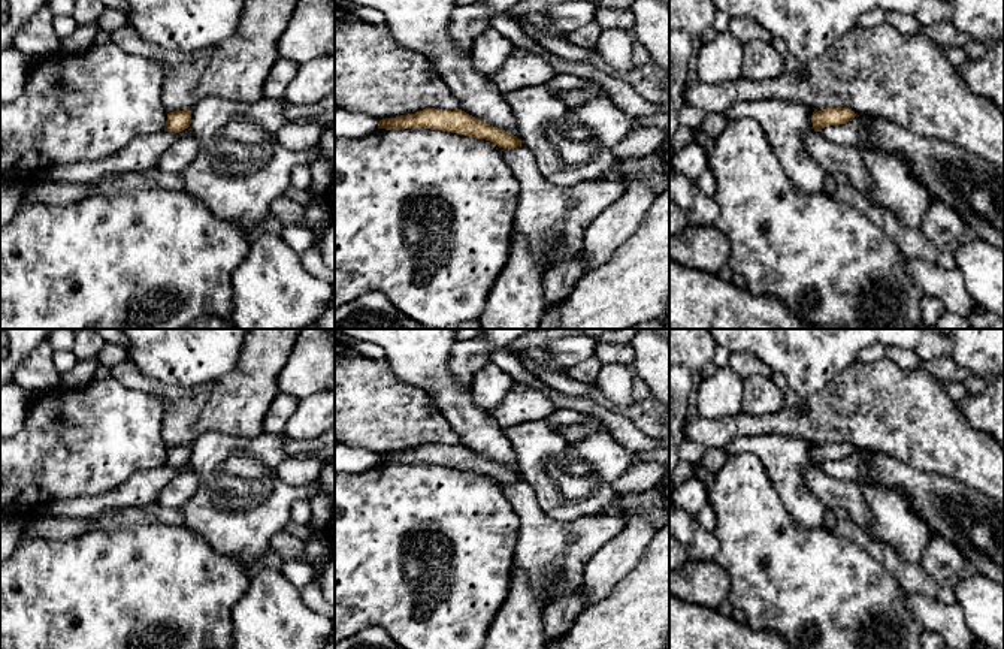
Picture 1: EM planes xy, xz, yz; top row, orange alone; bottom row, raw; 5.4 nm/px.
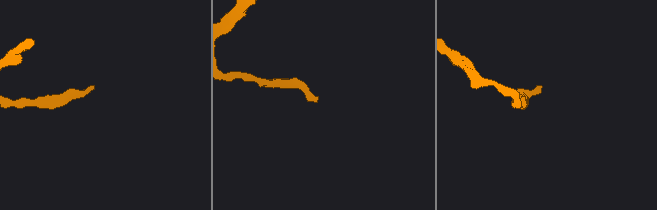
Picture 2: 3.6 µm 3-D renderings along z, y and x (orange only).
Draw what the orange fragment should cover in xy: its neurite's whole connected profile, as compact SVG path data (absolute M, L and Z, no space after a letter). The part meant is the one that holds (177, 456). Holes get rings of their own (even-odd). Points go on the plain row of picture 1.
M190 444L169 447L164 467L179 468L188 464L190 459L191 459L191 446Z

